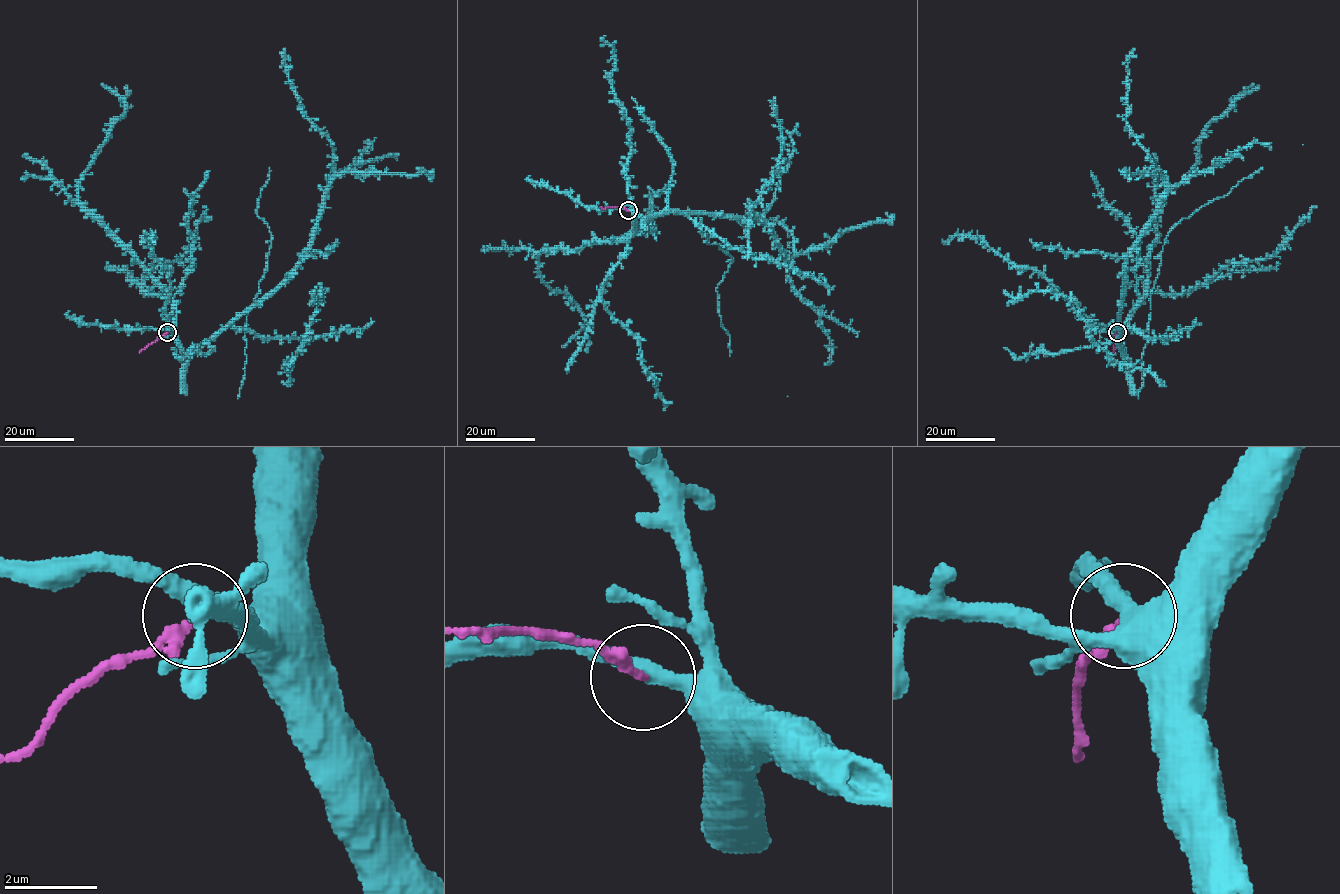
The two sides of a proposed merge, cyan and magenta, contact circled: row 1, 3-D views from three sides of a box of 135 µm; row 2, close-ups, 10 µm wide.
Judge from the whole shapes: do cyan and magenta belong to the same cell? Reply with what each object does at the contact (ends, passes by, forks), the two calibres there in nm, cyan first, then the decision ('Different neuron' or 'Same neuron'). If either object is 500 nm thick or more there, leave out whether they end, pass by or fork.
At the ring cyan passes by. At the ring magenta ends. Thickness 360 nm (cyan) against 200 nm. Different neuron

